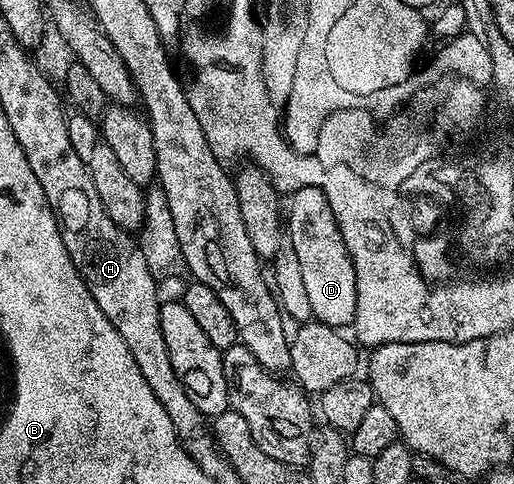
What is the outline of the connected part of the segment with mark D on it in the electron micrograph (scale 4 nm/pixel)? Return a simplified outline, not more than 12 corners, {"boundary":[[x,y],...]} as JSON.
{"boundary":[[317,186],[290,194],[285,233],[312,318],[342,330],[354,263]]}

